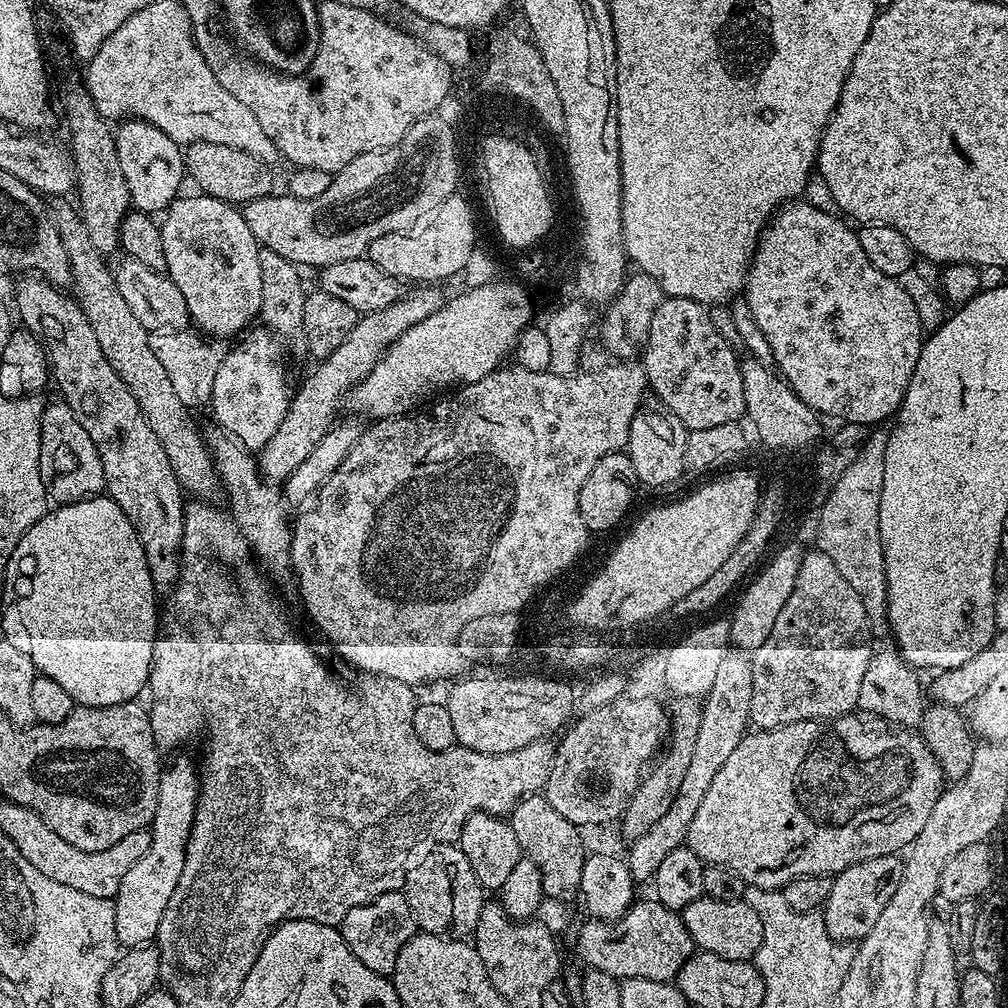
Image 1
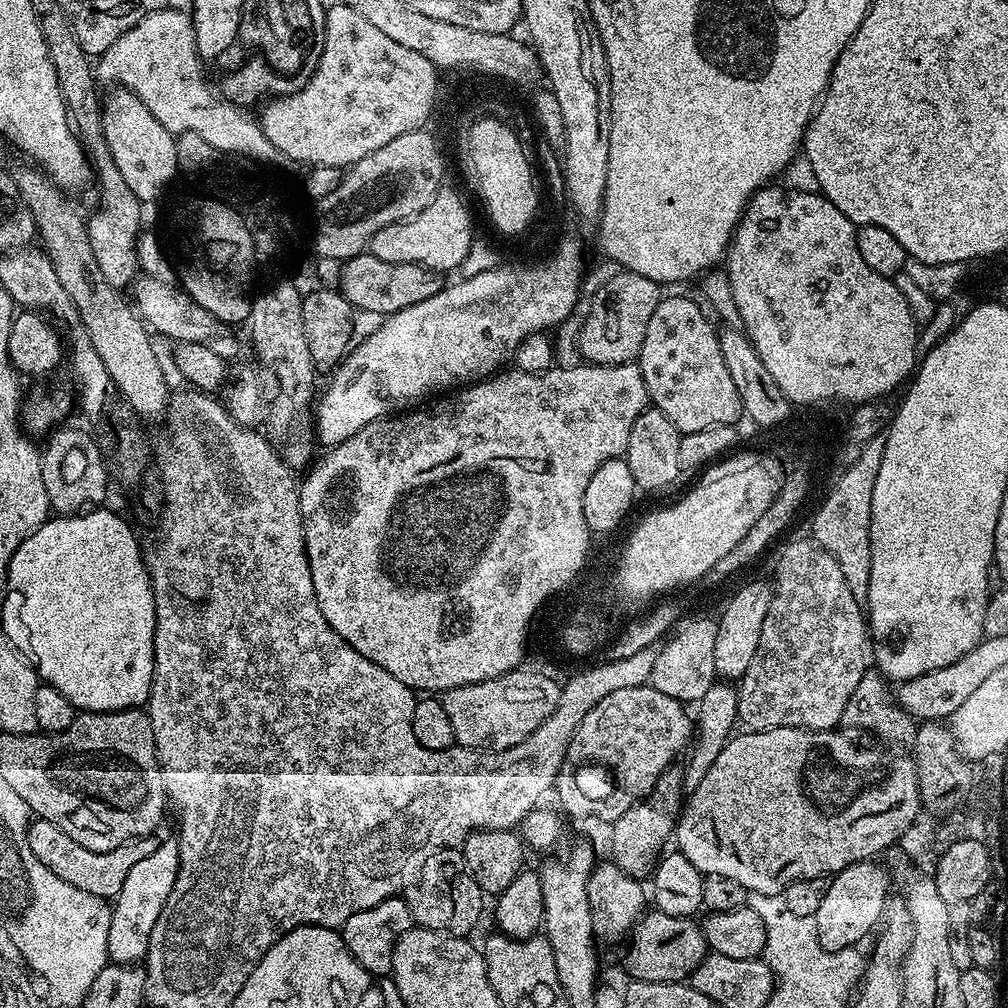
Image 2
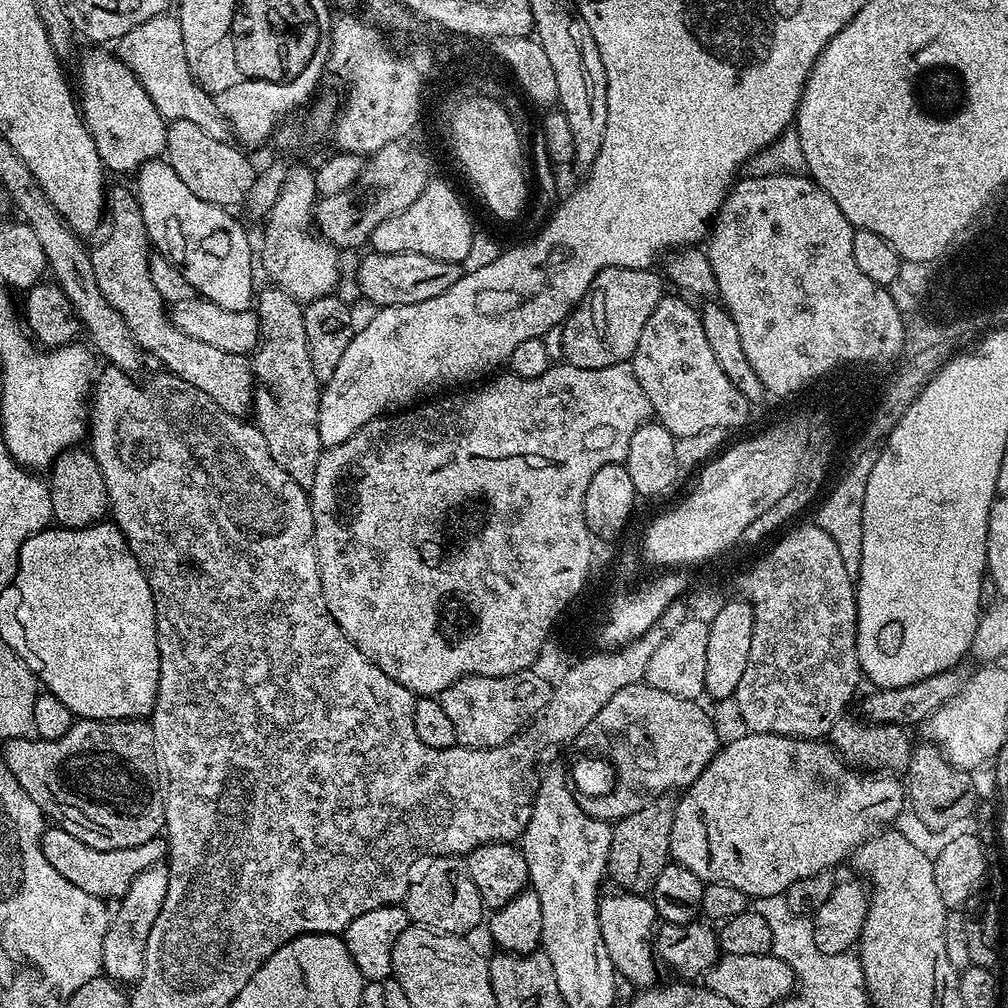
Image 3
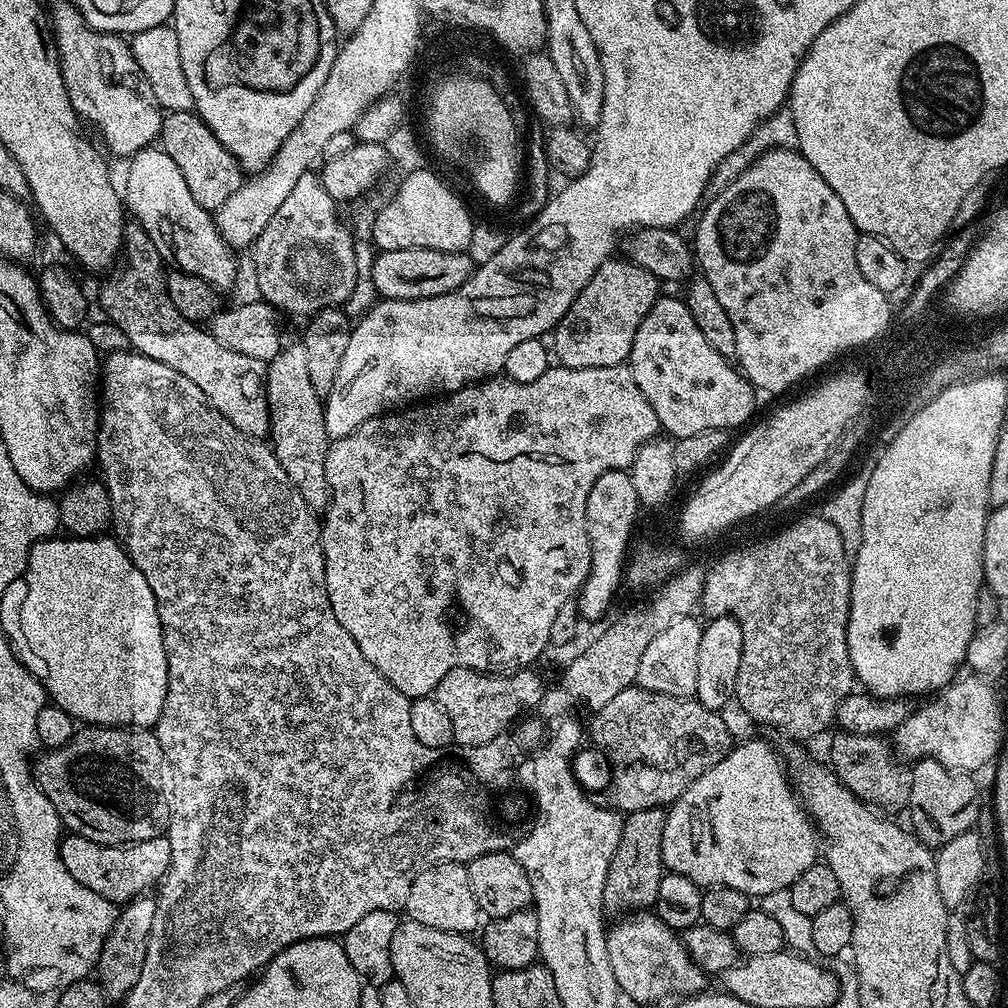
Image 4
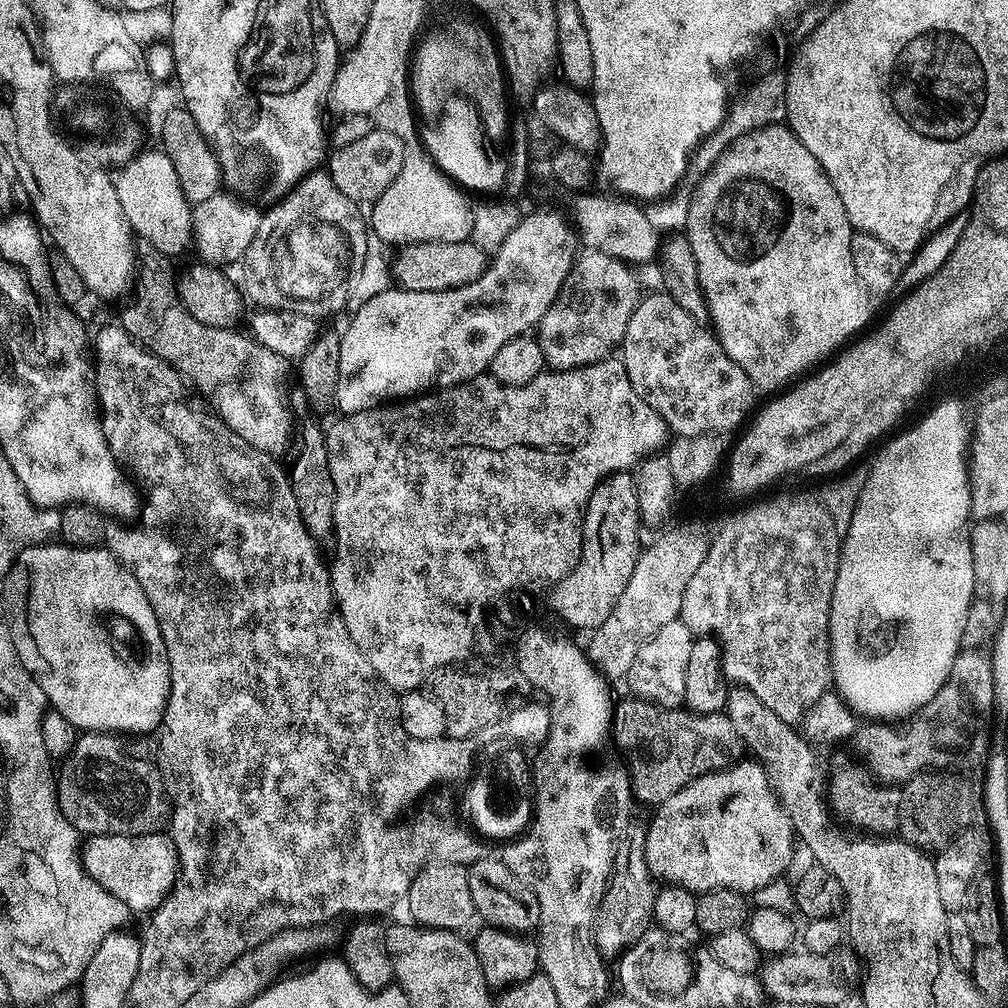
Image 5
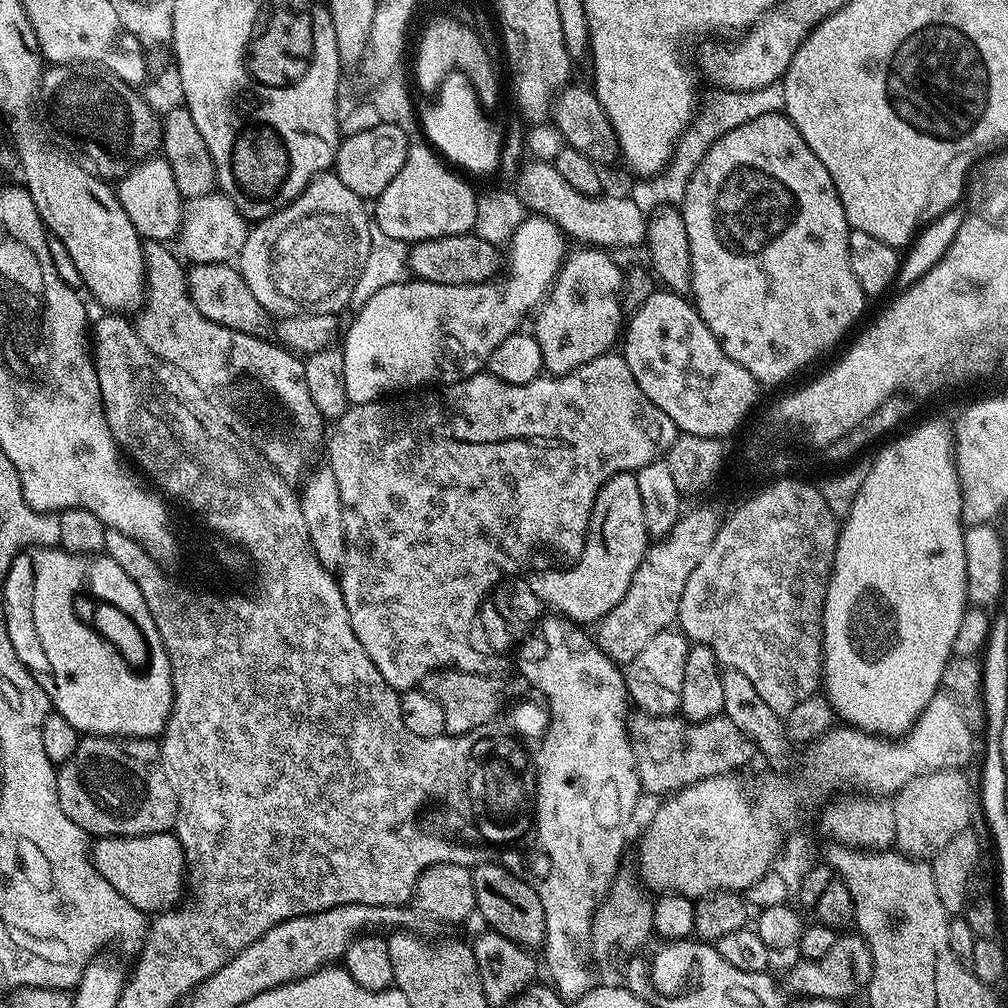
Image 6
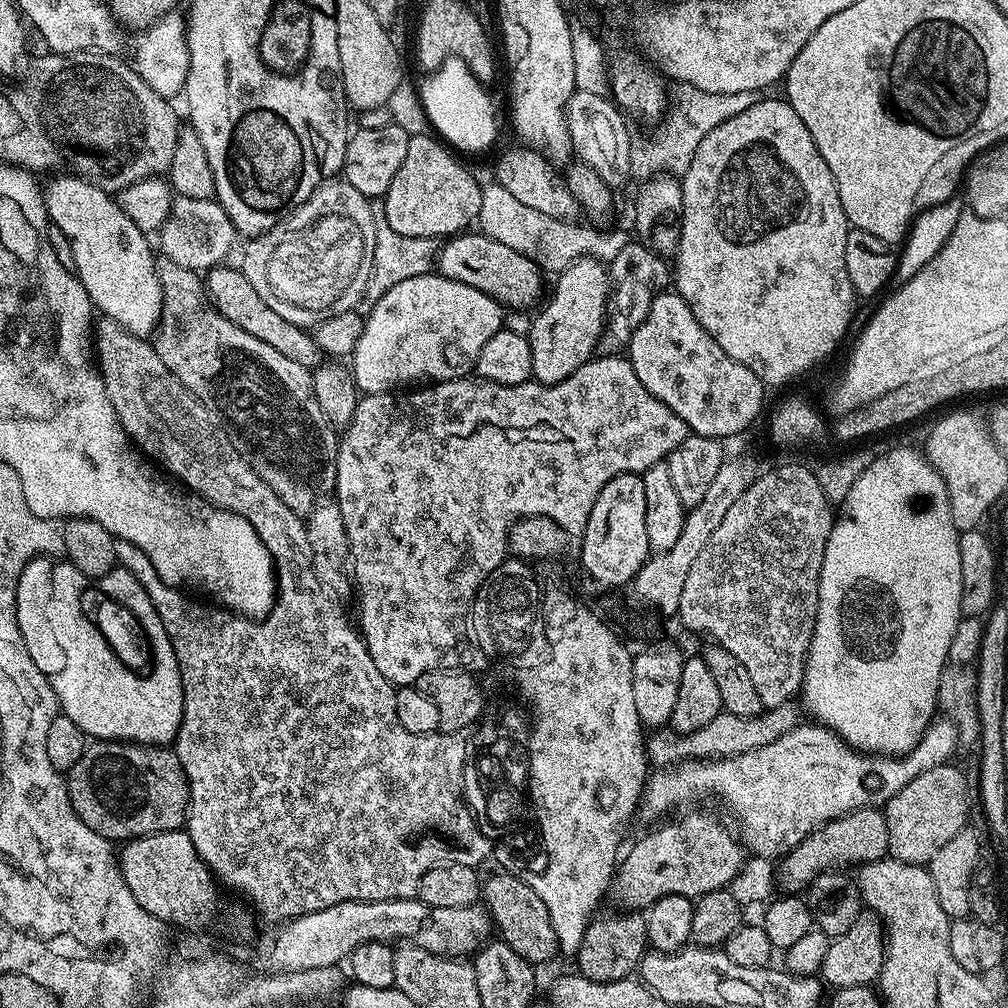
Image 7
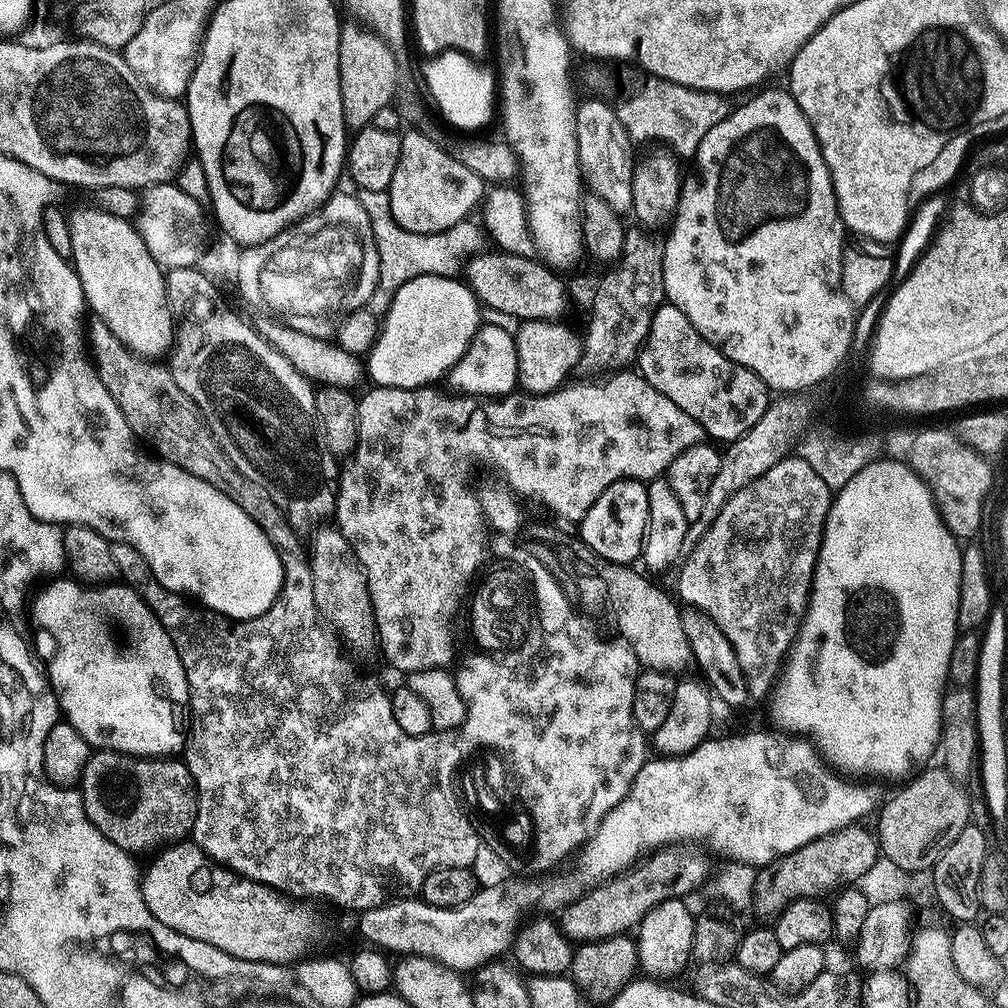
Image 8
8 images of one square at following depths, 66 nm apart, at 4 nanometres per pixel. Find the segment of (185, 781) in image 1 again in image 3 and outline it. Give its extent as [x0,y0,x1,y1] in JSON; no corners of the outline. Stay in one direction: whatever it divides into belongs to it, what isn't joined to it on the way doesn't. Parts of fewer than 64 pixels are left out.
[102,863,168,985]

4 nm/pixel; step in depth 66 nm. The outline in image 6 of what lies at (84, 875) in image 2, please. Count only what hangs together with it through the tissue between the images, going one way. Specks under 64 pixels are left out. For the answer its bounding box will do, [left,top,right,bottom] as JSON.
[90,832,186,914]

